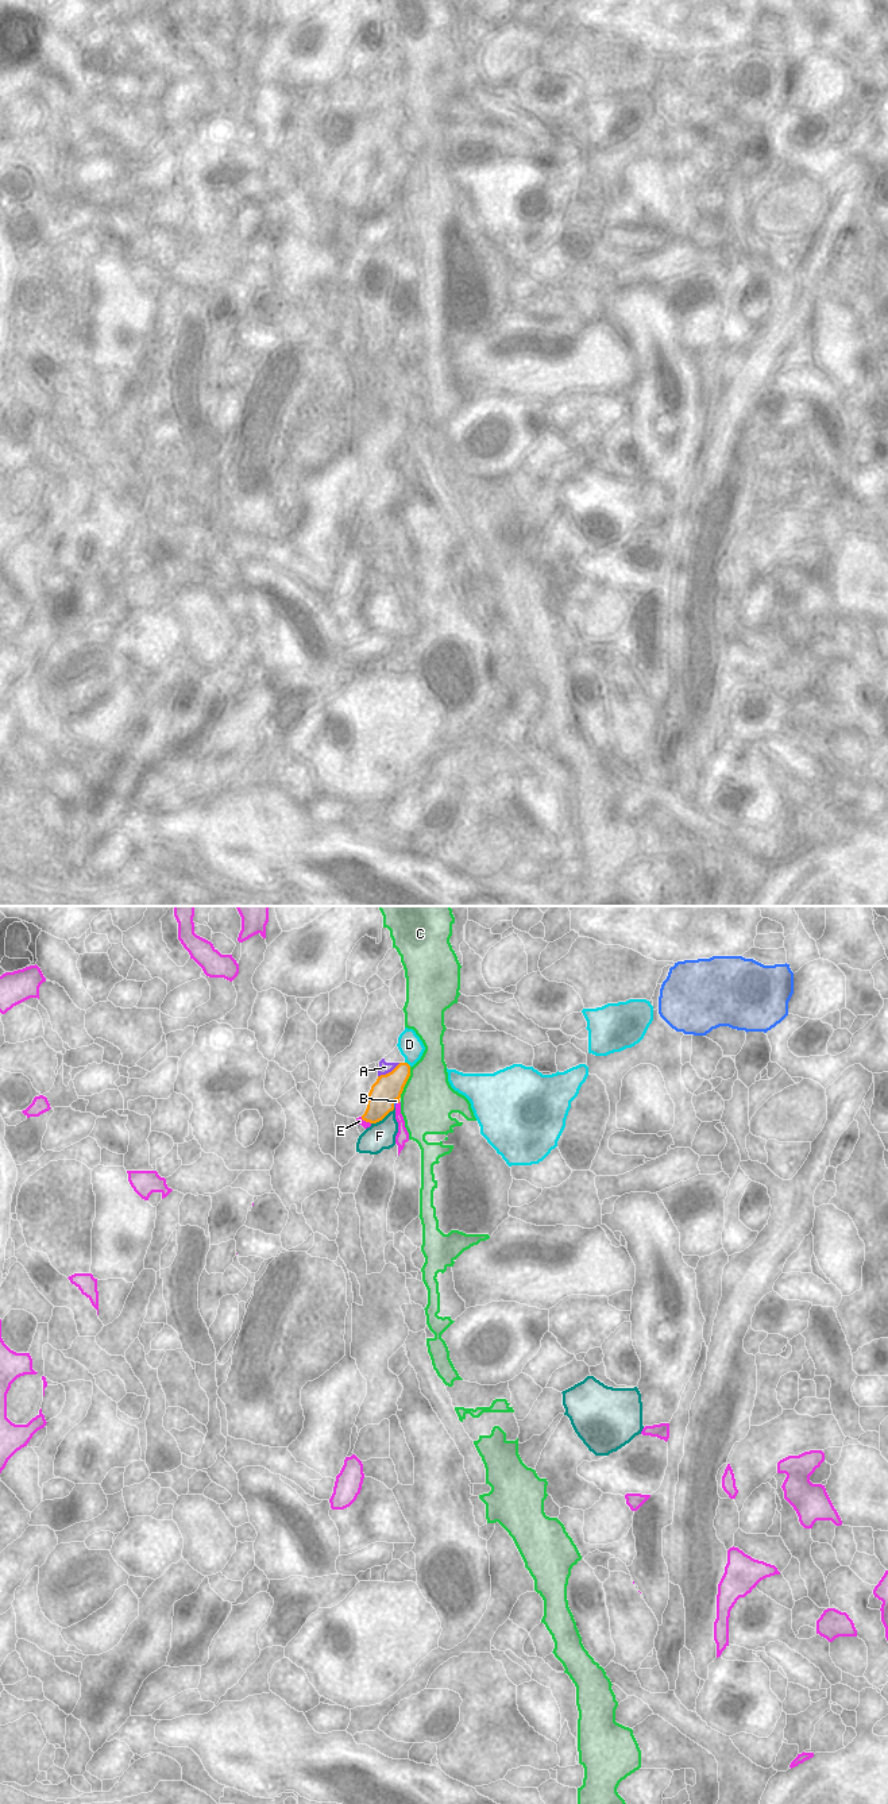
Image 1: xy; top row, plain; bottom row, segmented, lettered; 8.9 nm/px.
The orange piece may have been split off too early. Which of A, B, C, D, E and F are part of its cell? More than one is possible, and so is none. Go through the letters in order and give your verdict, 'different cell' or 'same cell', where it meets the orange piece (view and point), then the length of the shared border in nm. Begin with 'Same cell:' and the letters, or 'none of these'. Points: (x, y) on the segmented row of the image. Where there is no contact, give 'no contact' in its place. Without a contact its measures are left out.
Same cell: B
A: different cell | xy (389, 1072) | 240 nm
B: same cell | xy (394, 1102) | 80 nm
C: different cell | xy (406, 1080) | 300 nm
D: different cell | xy (406, 1063) | 70 nm
E: different cell | xy (366, 1121) | 120 nm
F: different cell | xy (382, 1118) | 260 nm

